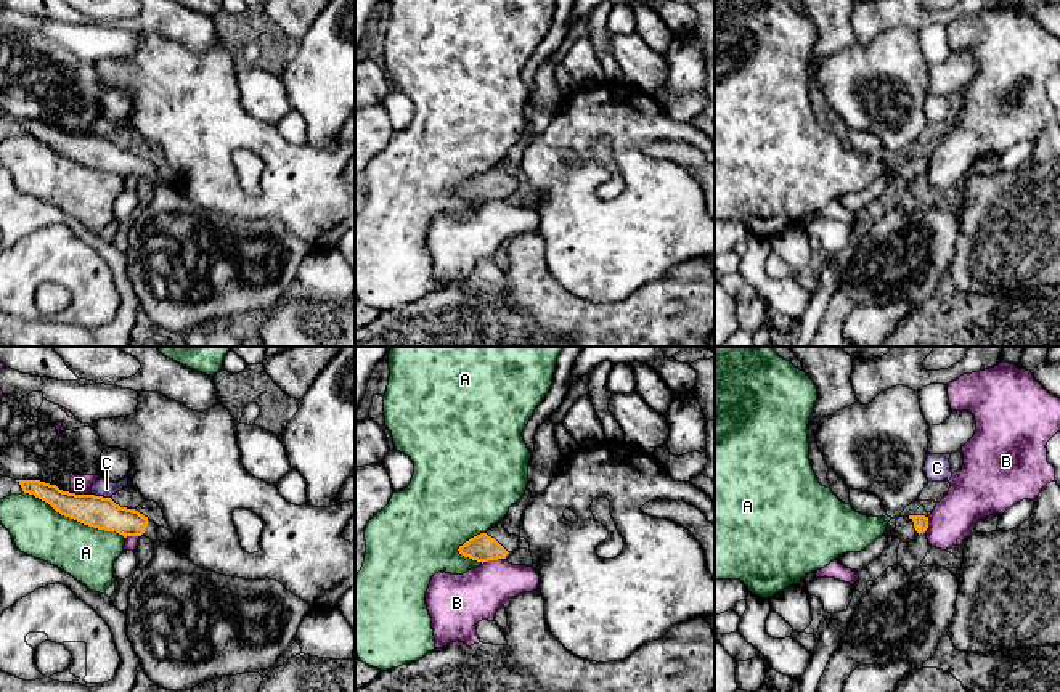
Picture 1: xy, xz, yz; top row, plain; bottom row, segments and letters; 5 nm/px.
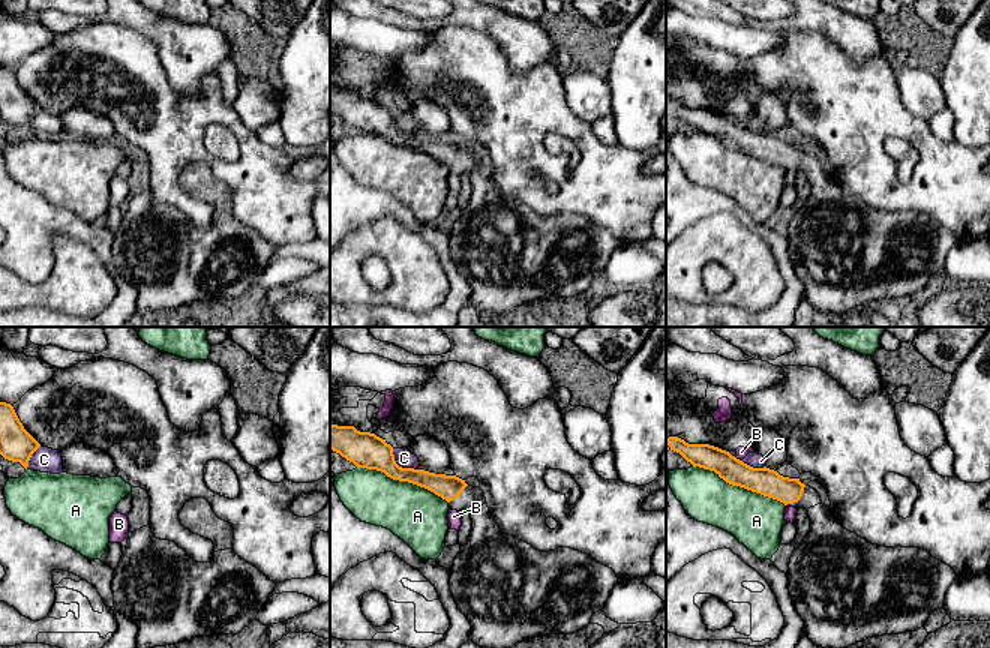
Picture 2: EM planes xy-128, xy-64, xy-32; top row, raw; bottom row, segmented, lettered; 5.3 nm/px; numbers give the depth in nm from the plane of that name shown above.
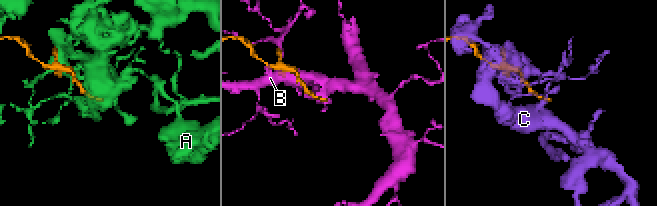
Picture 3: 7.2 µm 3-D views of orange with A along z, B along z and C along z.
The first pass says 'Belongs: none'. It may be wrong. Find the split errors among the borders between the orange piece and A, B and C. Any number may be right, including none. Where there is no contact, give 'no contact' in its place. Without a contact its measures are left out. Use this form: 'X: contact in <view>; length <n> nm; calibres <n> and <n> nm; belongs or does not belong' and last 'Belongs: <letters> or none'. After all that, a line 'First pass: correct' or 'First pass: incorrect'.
A: contact in xy; length 550 nm; calibres 160 and 260 nm; does not belong
B: contact in xz; length 120 nm; calibres 140 and 260 nm; does not belong
C: contact in xy; length 110 nm; calibres 160 and 90 nm; does not belong
Belongs: none
First pass: correct

